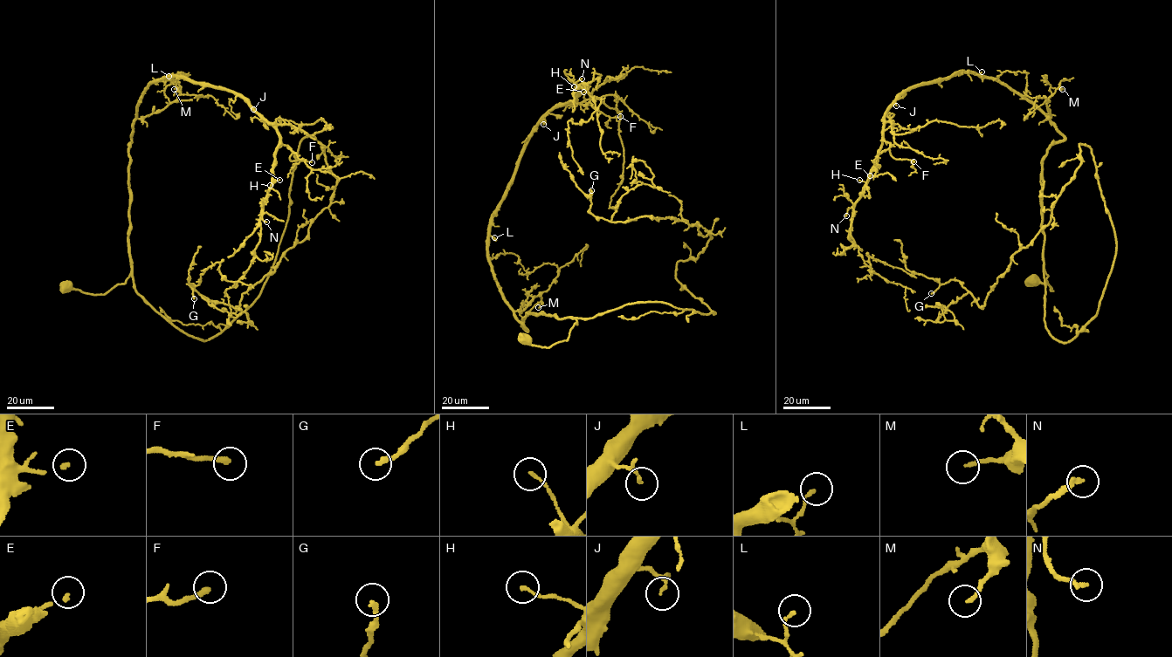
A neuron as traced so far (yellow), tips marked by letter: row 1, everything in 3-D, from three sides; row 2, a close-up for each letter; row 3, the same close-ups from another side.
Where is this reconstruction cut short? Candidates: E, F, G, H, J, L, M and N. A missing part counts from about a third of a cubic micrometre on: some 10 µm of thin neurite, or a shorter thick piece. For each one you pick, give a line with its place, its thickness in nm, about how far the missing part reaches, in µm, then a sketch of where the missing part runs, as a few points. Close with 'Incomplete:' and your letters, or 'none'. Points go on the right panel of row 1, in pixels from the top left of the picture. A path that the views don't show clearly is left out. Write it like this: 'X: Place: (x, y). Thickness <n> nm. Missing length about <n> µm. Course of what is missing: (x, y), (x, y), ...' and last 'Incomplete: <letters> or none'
E: Place: (870, 175). Thickness 150 nm. Missing length about 20 µm. Course of what is missing: (870, 175), (880, 188), (883, 188)
F: Place: (913, 161). Thickness 240 nm. Missing length about 15 µm
Incomplete: E, F

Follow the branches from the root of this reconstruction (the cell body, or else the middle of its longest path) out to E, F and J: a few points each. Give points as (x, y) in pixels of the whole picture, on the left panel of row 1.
E: (65, 285), (103, 294), (130, 274), (128, 146), (150, 83), (182, 77), (244, 99), (278, 134), (279, 180)
F: (65, 285), (103, 294), (130, 274), (128, 146), (150, 83), (228, 90), (291, 160), (312, 162)
J: (65, 285), (103, 294), (130, 274), (128, 146), (150, 83), (182, 77), (225, 88), (253, 109)

